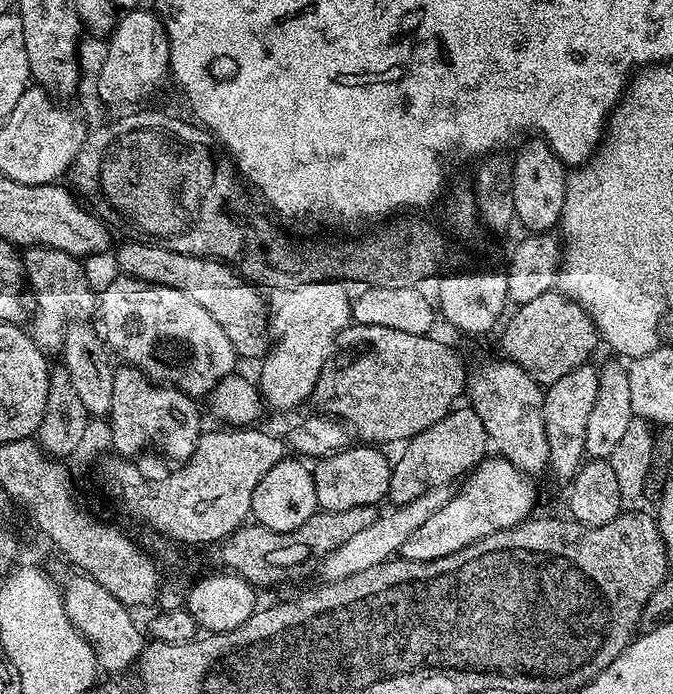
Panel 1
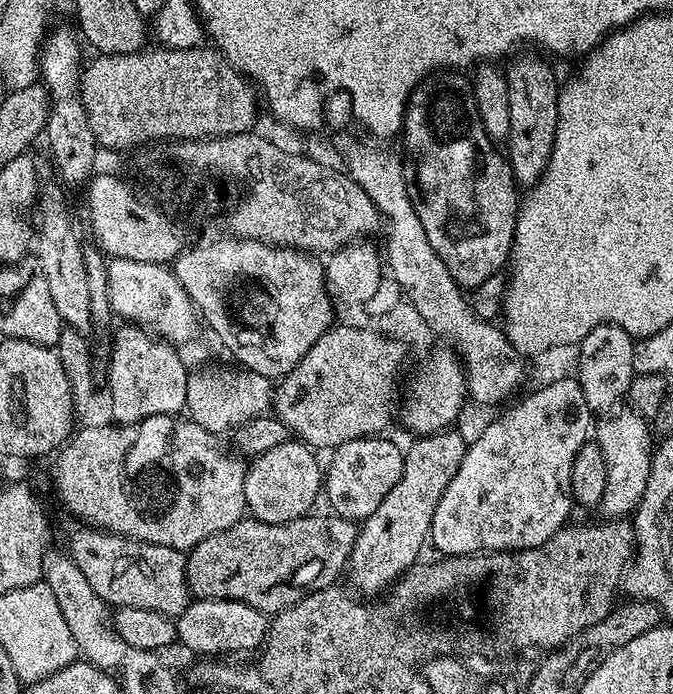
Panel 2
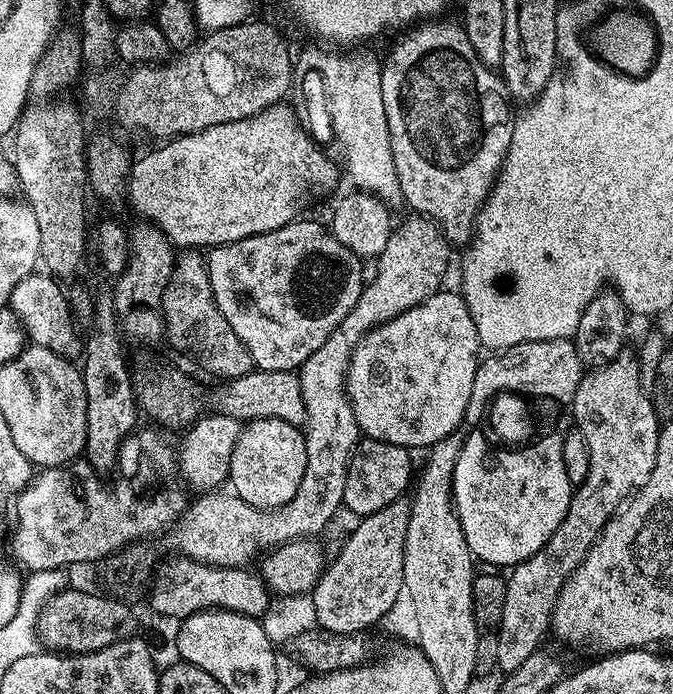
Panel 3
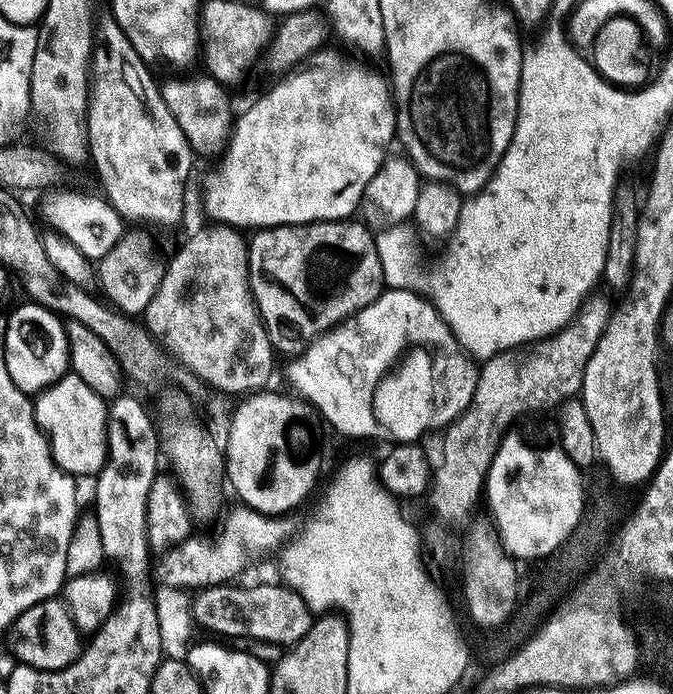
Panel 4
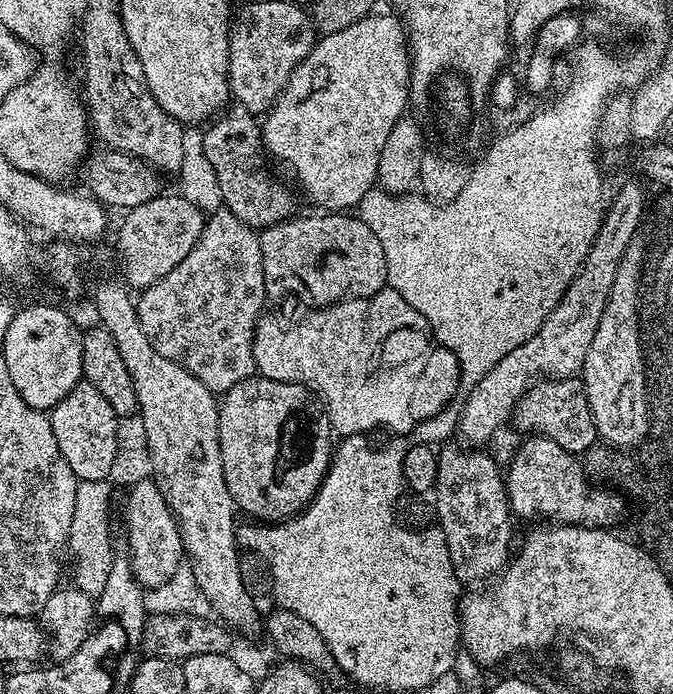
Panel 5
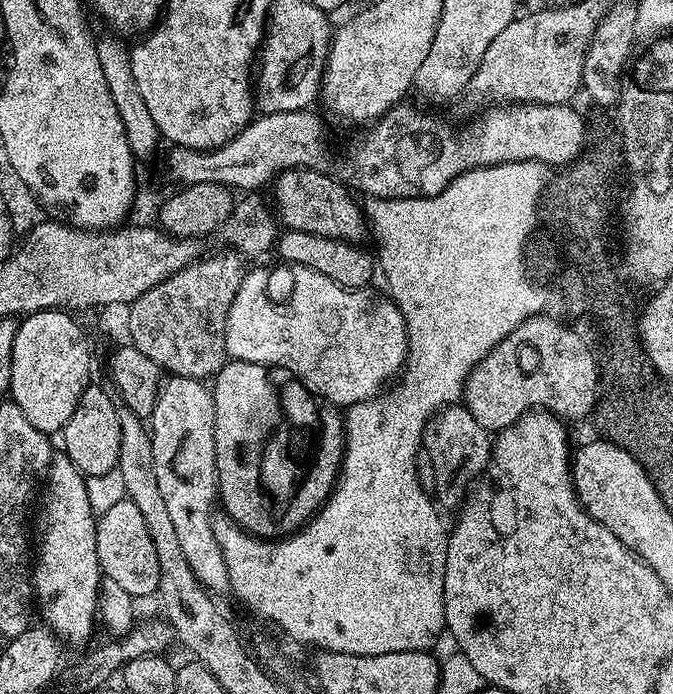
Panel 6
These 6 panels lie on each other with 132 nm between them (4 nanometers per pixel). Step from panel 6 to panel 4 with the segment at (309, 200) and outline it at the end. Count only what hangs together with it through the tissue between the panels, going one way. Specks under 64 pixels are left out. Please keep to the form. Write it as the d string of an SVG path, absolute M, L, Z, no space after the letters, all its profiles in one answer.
M201 74L192 76L189 80L168 80L159 85L162 94L162 102L174 114L174 122L186 134L188 144L193 153L208 156L211 152L223 153L228 137L234 127L234 111L232 104L228 101L225 85L218 83L213 76Z

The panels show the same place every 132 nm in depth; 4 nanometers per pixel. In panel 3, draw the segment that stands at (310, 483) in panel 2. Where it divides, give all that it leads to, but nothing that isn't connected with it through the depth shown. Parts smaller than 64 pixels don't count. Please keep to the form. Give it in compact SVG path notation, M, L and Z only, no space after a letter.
M278 418L247 421L230 458L228 480L231 491L260 509L280 508L298 493L306 471L306 442L304 433L290 422Z

